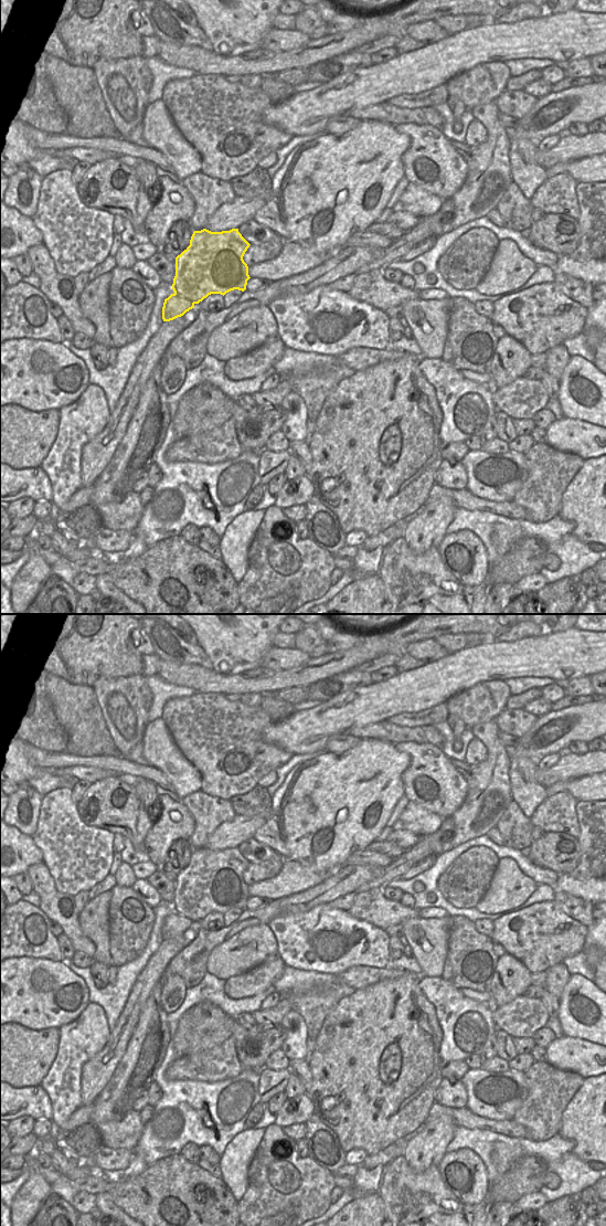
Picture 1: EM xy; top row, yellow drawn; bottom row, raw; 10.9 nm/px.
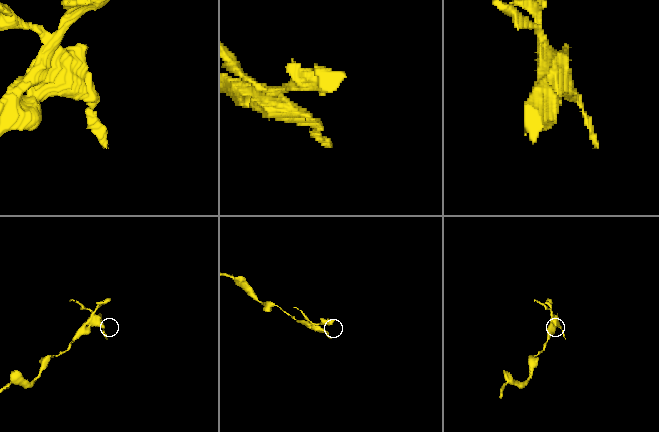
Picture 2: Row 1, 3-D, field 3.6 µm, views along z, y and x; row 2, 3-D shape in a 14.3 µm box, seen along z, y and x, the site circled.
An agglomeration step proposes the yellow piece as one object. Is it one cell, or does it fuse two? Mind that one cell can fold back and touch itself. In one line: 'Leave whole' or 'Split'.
Split

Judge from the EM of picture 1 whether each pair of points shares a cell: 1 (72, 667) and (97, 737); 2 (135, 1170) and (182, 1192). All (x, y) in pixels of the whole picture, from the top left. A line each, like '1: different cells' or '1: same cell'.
1: different cells
2: different cells

